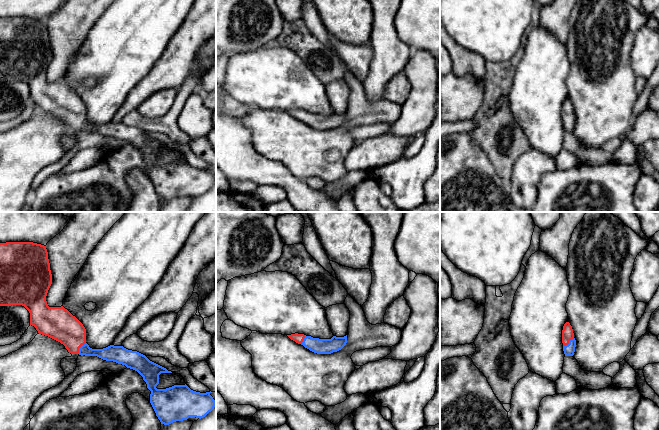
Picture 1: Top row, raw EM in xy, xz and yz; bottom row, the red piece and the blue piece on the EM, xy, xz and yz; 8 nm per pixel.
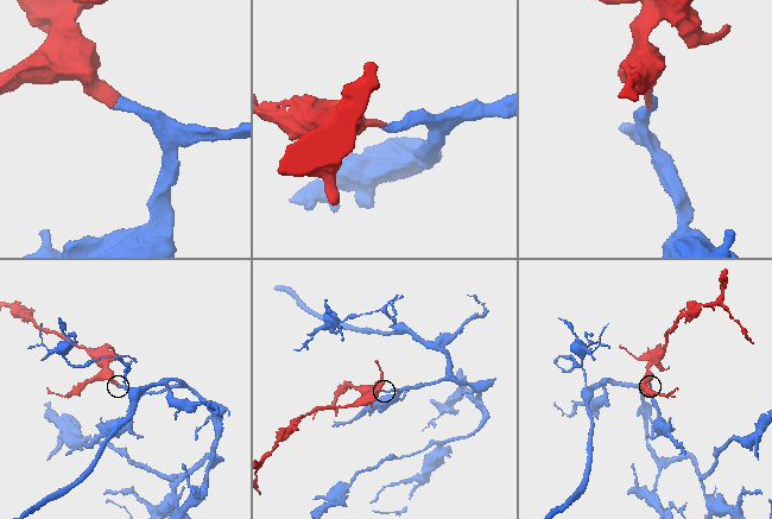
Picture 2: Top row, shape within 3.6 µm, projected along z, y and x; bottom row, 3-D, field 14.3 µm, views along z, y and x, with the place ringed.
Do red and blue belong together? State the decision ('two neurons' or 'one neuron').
one neuron

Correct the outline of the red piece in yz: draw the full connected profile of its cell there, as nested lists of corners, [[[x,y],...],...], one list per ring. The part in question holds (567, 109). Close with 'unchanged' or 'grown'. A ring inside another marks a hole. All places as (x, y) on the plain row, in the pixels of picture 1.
[[[566,98],[562,106],[562,119],[565,132],[573,132],[576,123],[576,116],[572,102],[569,98]]]; grown

